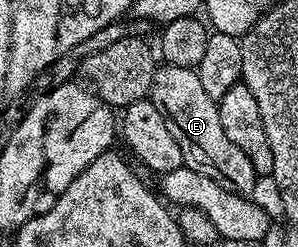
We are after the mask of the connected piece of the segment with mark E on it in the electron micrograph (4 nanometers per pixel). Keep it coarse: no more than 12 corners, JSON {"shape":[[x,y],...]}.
{"shape":[[162,64],[148,100],[184,168],[242,195],[259,175],[196,69]]}

